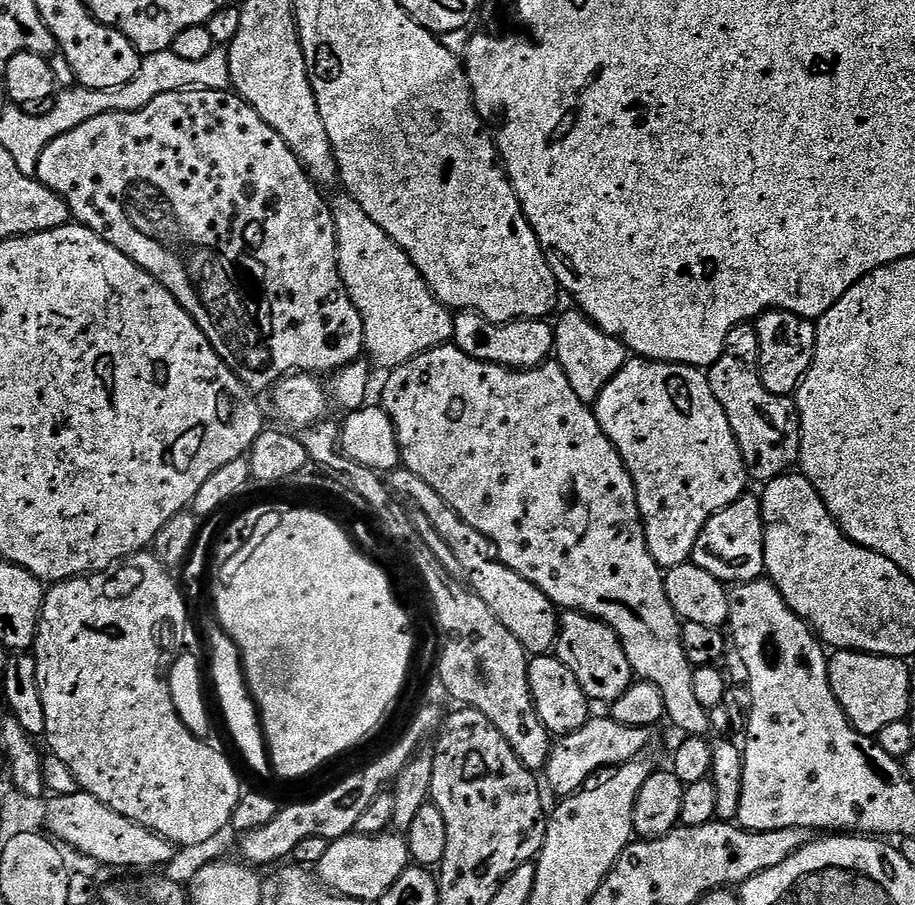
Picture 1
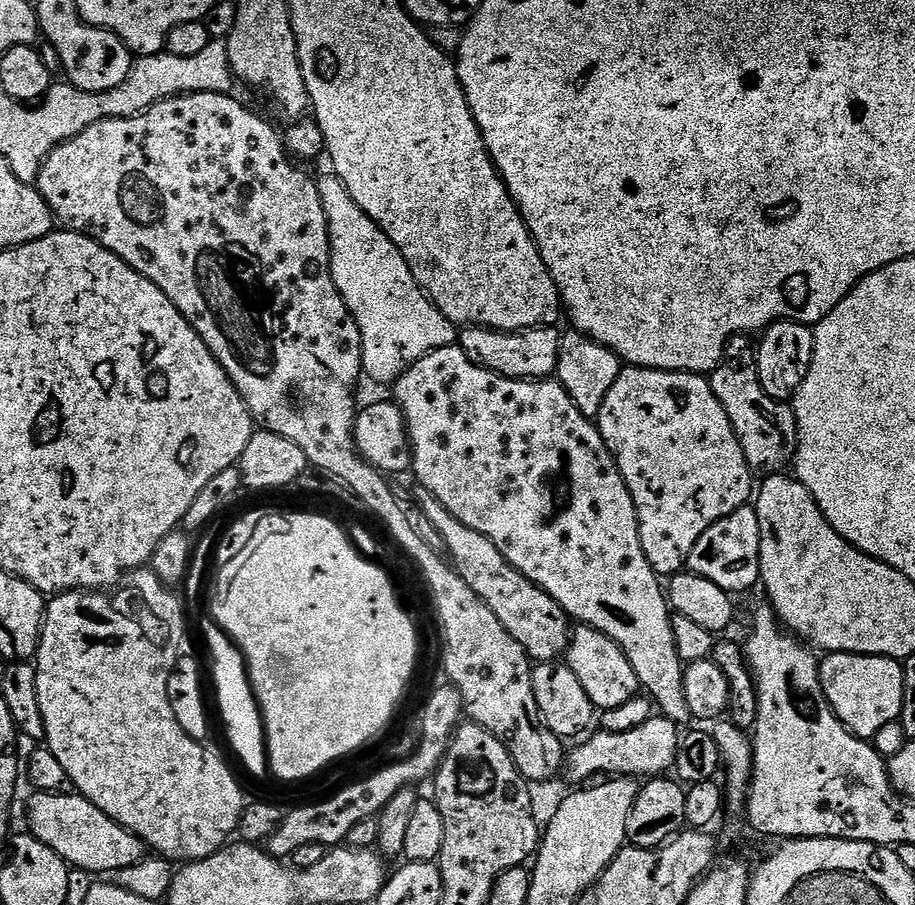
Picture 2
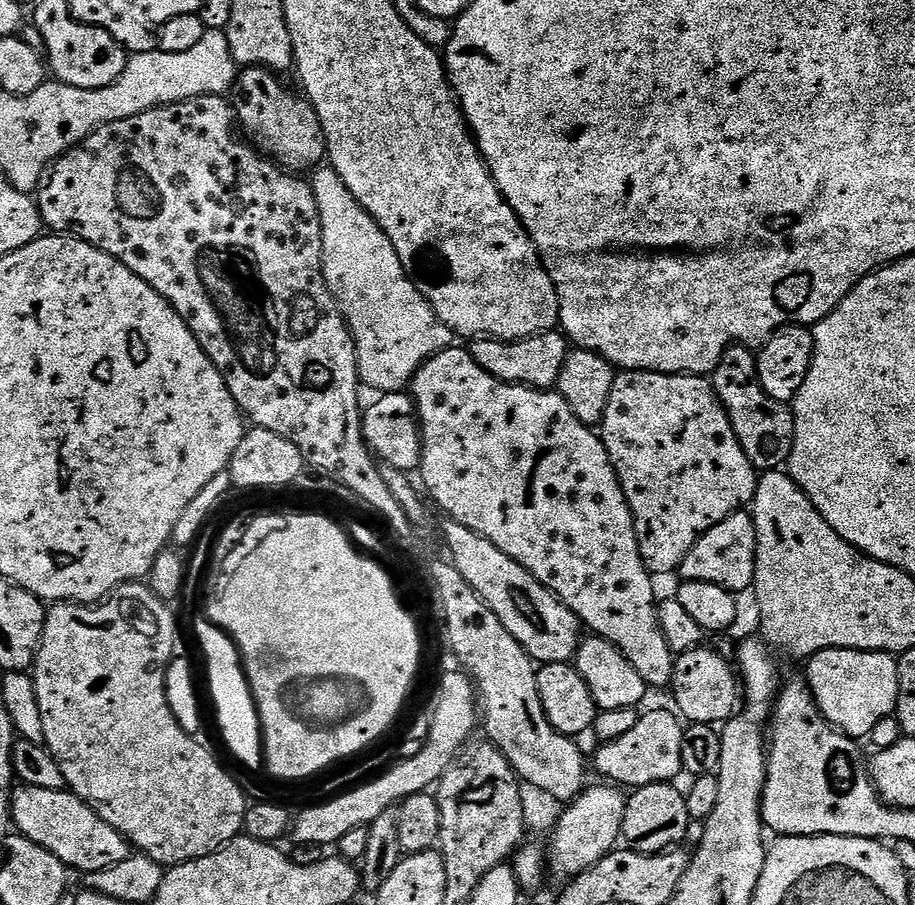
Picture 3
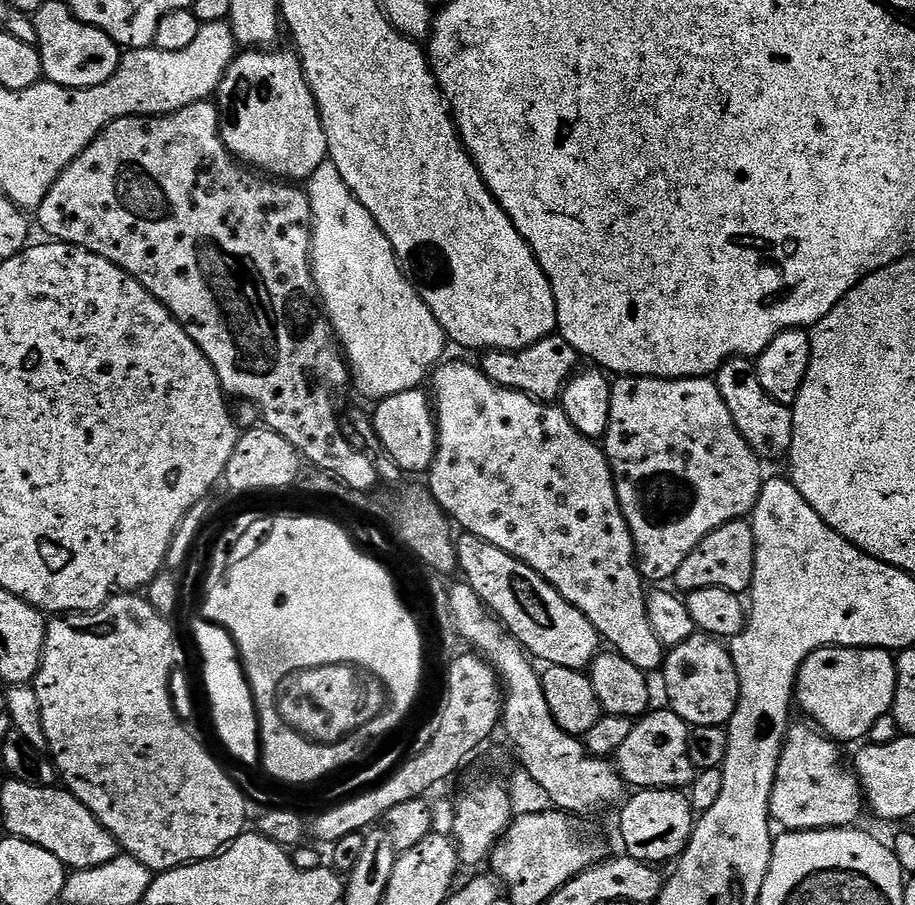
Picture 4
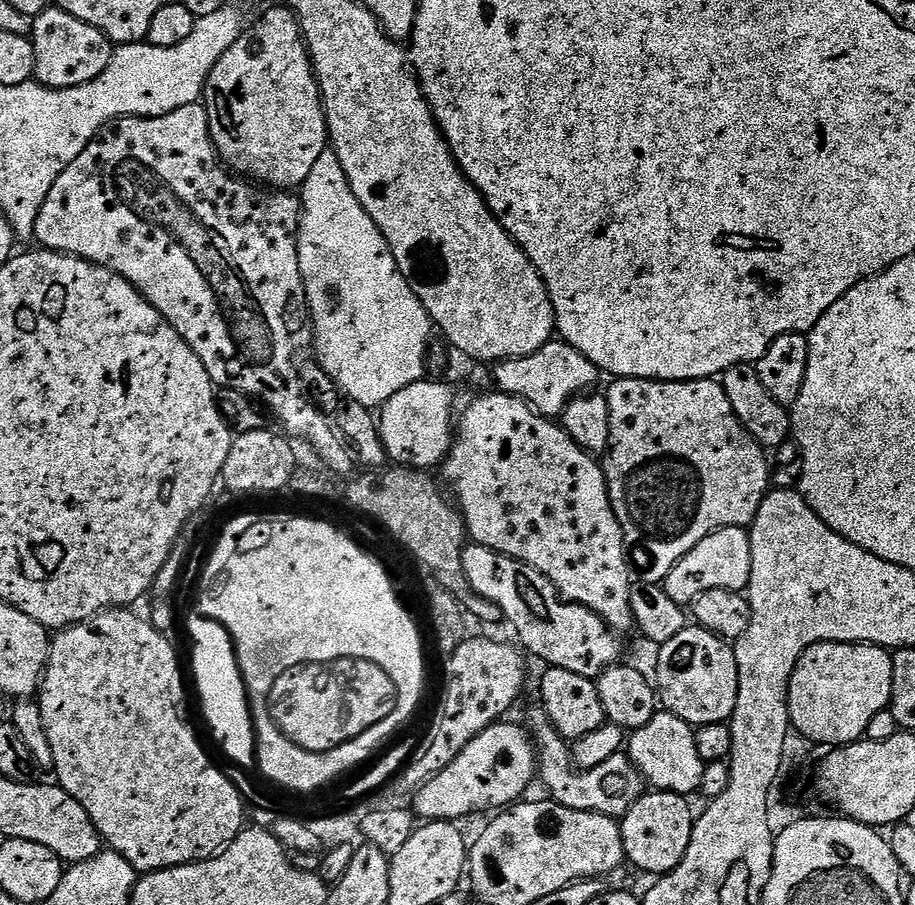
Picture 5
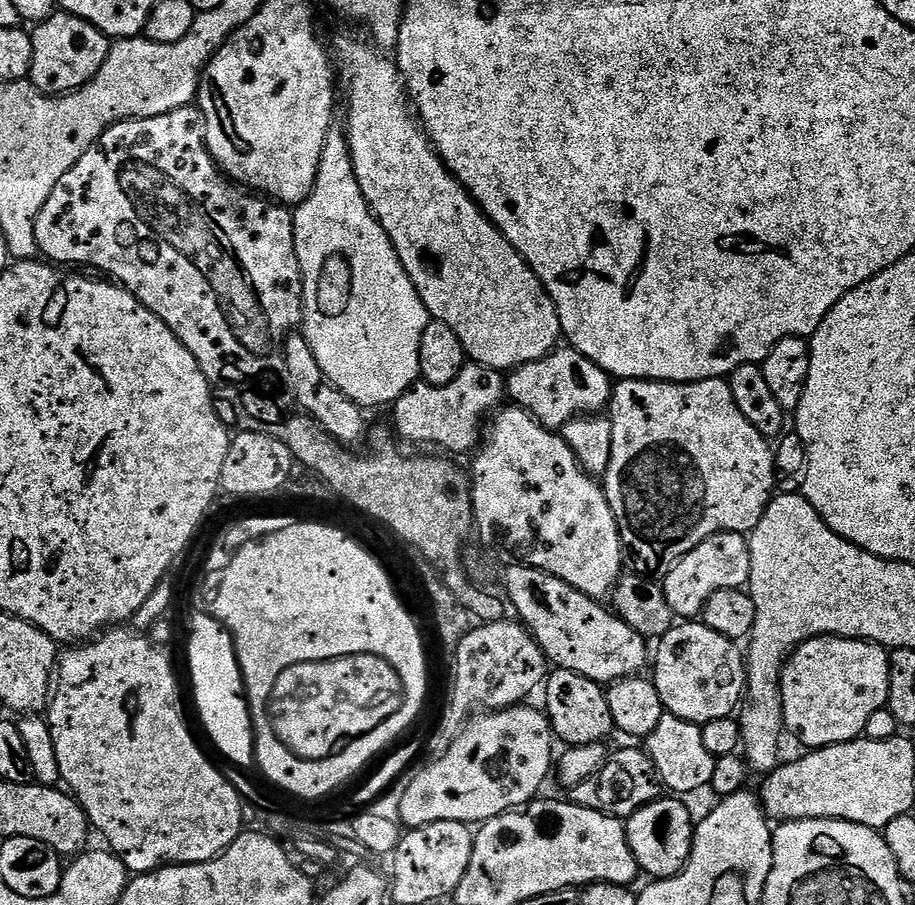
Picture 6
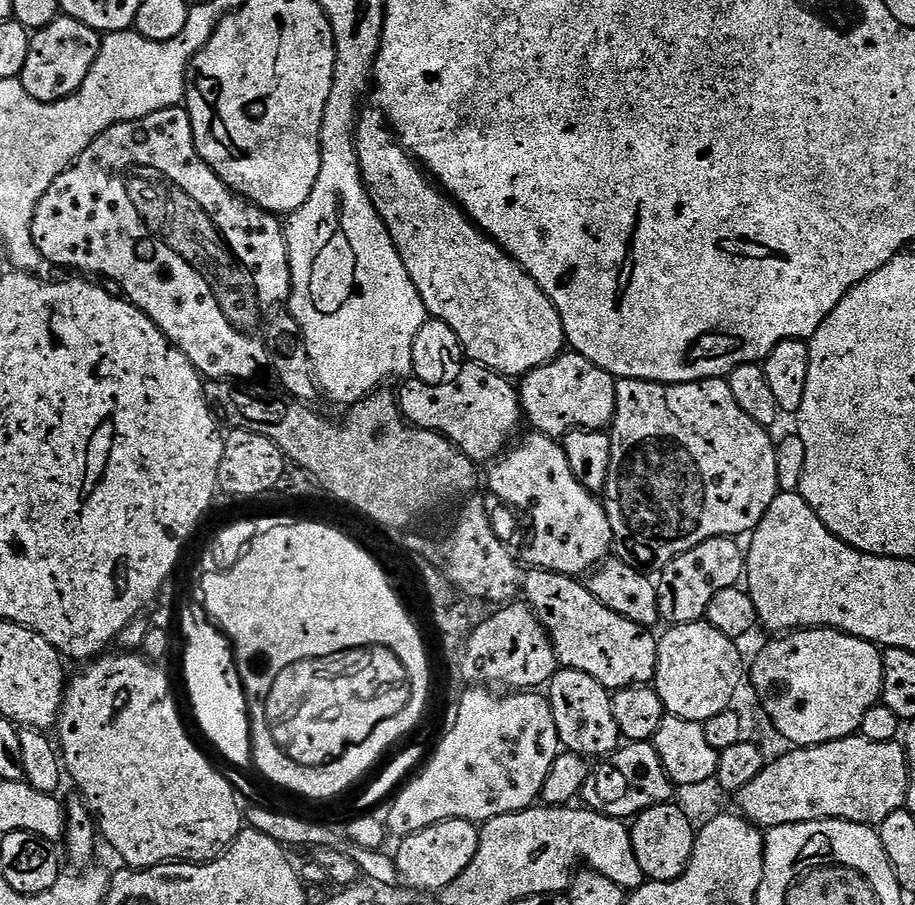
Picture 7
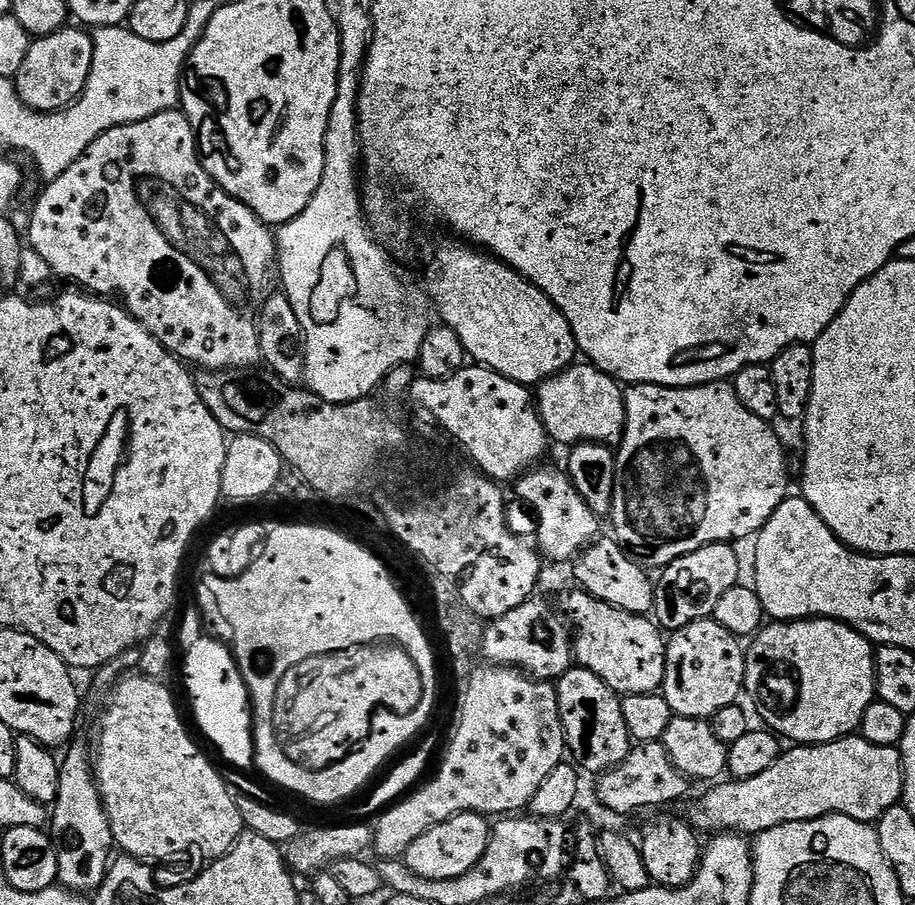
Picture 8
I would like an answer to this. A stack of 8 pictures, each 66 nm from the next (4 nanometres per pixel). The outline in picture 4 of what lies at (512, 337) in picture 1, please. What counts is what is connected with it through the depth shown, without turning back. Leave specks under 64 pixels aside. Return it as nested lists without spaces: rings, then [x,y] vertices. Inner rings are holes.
[[[553,334],[534,342],[534,346],[523,348],[517,352],[494,352],[491,350],[483,353],[482,367],[484,373],[498,386],[509,388],[515,392],[524,392],[533,396],[535,400],[545,402],[559,401],[564,385],[572,379],[577,371],[578,357],[574,346],[566,342],[558,334]]]

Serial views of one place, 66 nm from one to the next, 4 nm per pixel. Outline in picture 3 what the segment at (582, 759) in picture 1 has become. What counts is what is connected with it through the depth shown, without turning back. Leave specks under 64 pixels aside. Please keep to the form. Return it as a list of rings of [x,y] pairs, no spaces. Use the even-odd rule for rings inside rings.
[[[660,708],[657,712],[644,712],[634,730],[622,734],[622,738],[601,743],[596,752],[594,768],[605,776],[605,781],[628,790],[651,784],[666,784],[675,781],[676,775],[684,772],[682,766],[682,734],[685,725],[675,711]]]

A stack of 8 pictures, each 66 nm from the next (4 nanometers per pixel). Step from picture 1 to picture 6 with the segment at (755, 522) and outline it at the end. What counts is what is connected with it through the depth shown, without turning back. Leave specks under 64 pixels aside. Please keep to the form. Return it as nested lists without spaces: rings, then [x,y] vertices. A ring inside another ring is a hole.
[[[719,532],[706,538],[690,554],[674,564],[662,578],[666,602],[676,618],[696,618],[703,613],[710,594],[731,588],[743,589],[750,578],[748,536],[739,532]]]

